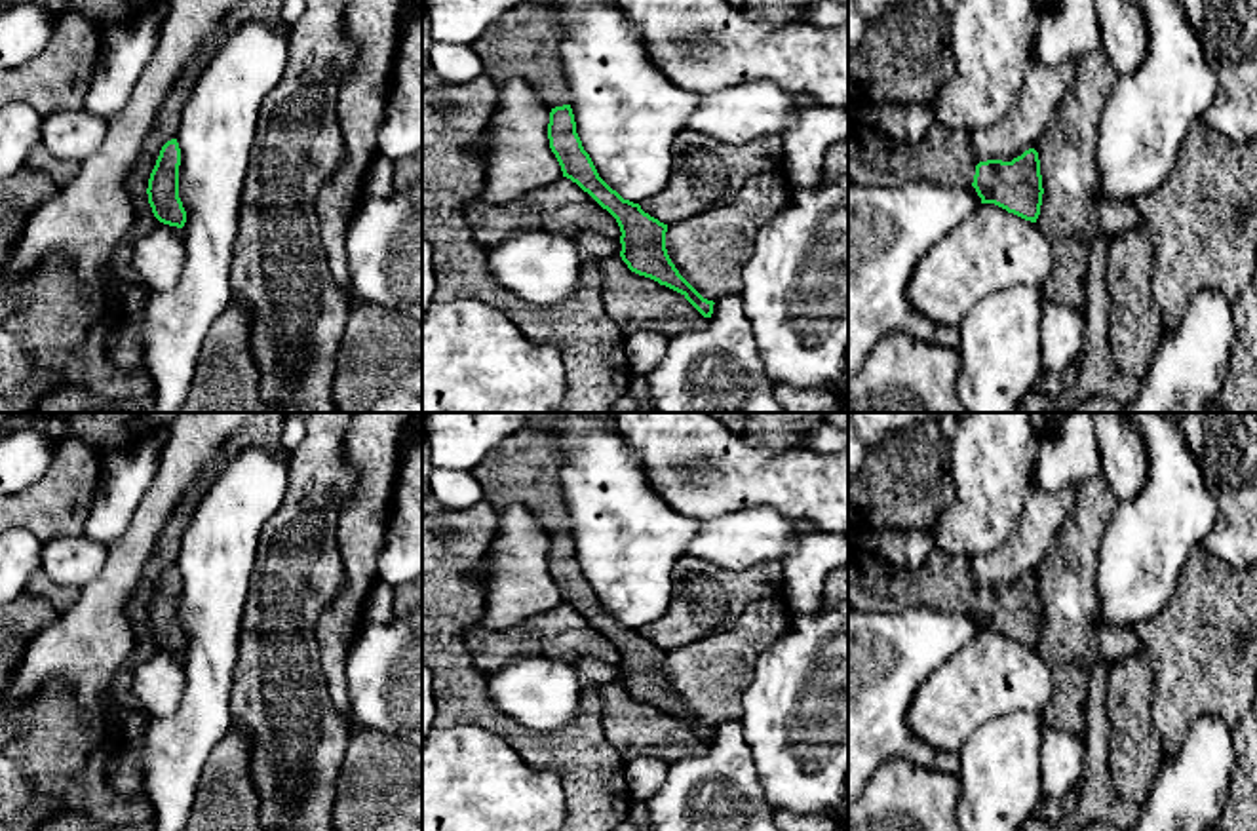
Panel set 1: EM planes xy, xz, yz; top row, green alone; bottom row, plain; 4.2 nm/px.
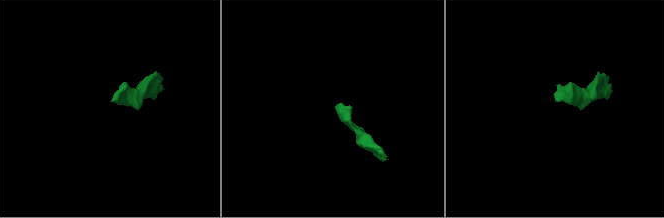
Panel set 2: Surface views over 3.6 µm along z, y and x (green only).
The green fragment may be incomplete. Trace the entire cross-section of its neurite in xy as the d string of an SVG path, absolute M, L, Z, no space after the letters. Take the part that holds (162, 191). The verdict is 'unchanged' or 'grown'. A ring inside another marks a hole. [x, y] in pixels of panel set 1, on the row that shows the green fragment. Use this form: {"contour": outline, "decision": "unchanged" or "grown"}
{"contour": "M177 139L167 141L148 179L148 203L154 217L169 226L183 228L186 222L186 211L179 198L179 165L181 148Z", "decision": "unchanged"}

